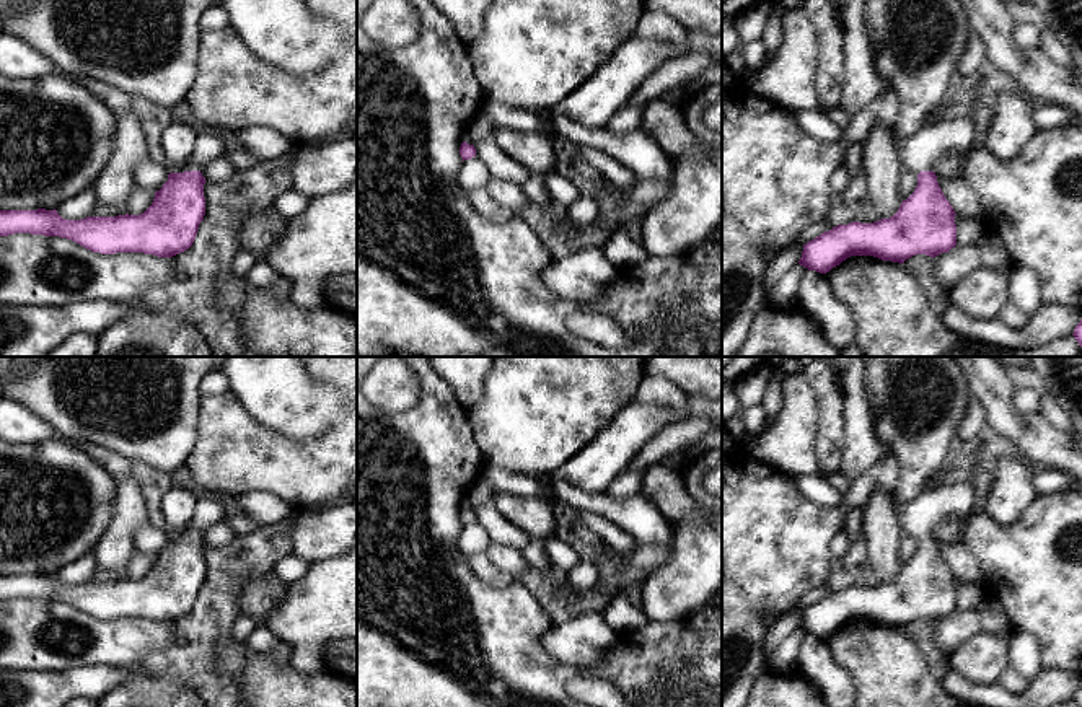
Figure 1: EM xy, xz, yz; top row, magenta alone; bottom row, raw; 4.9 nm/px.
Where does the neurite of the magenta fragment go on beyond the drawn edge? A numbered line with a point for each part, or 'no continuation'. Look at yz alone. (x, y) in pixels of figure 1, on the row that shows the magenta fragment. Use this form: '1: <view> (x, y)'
1: yz (918, 152)

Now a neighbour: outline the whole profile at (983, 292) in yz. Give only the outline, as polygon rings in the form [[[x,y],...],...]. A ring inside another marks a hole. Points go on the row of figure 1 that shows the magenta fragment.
[[[979,266],[950,292],[950,303],[974,318],[996,318],[1009,301],[1010,272]]]

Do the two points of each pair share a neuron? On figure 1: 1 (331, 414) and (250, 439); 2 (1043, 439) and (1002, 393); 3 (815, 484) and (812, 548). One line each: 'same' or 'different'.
1: different
2: same
3: different

